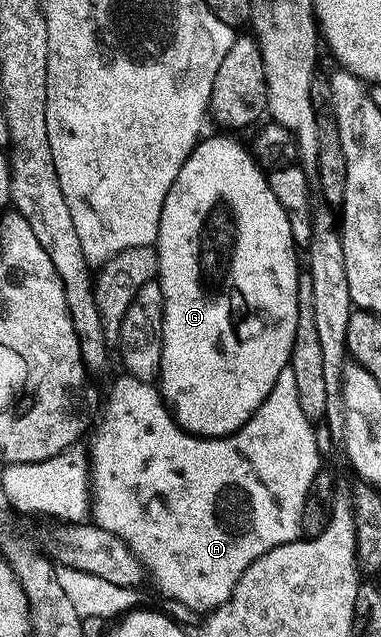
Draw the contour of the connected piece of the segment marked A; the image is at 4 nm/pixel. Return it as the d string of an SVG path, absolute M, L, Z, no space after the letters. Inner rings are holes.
M292 369L284 371L271 393L271 397L255 413L246 427L238 431L236 435L228 435L226 439L201 439L198 435L191 435L184 431L173 417L173 412L165 405L165 399L160 390L152 383L144 383L135 377L122 374L121 379L113 383L113 392L109 395L109 404L104 404L103 418L96 428L93 439L93 451L91 447L91 519L94 524L106 530L107 533L117 535L141 560L148 578L157 582L157 587L169 599L182 603L189 611L205 611L212 613L218 607L223 606L235 593L243 573L259 561L267 553L274 551L276 547L288 547L296 544L302 538L301 522L303 521L303 509L309 496L309 490L313 488L315 477L323 470L323 462L316 445L314 424L303 413L303 404L299 401L299 381L295 381L295 373Z

